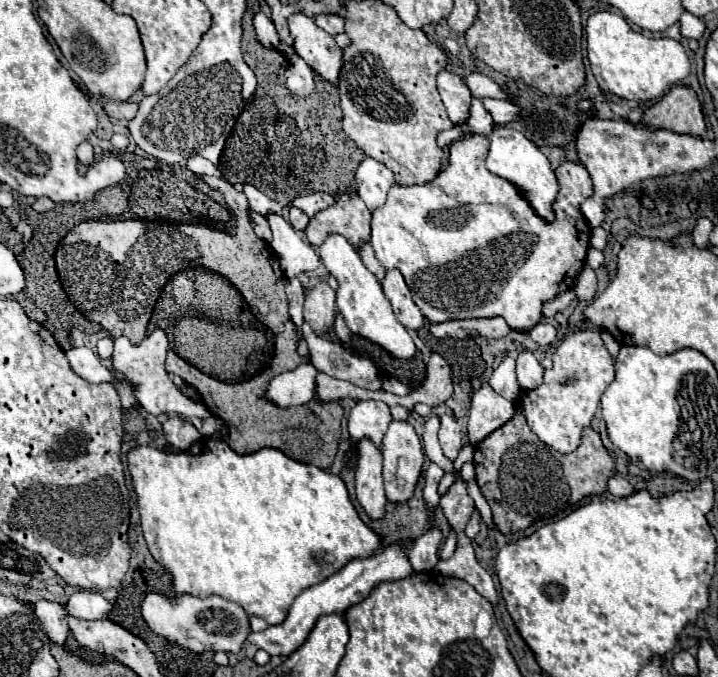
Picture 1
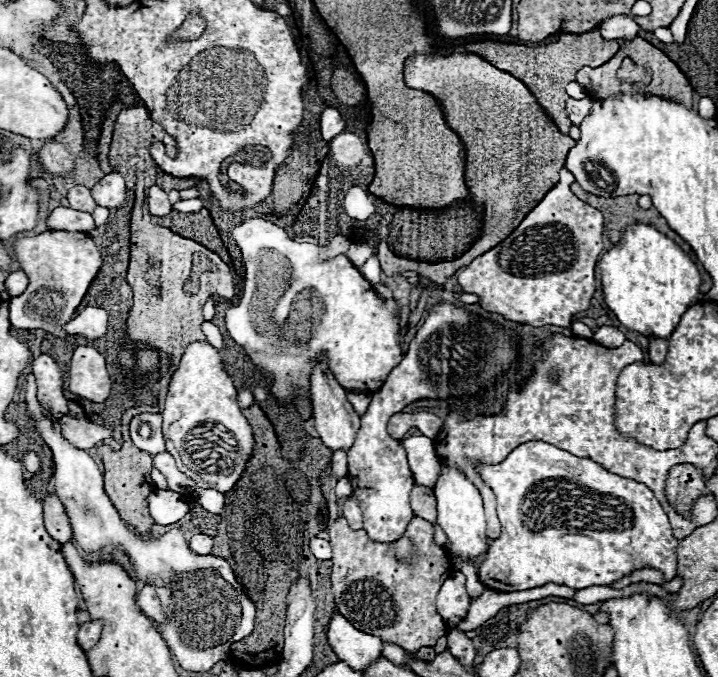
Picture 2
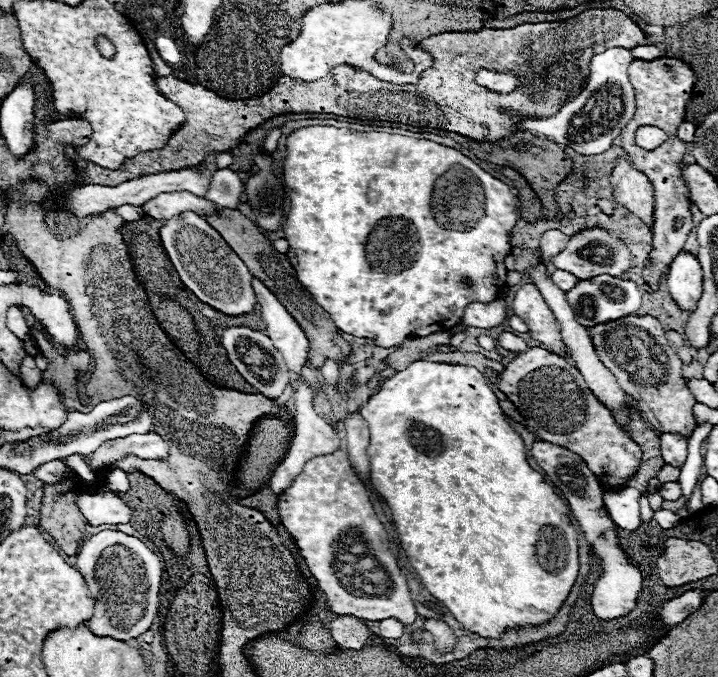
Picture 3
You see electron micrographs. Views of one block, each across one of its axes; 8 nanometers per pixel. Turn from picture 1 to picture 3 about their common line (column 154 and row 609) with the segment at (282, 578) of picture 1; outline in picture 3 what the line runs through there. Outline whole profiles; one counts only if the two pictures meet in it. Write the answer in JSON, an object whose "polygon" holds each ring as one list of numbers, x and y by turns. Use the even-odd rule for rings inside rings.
{"polygon":[[416,360,406,370,396,372,390,380,386,380,378,394,374,394,360,412,368,424,370,430,370,446,368,446,368,458,372,466,372,482,380,496,386,500,386,504,392,510,392,518,400,536,400,544,412,564,412,568,418,572,422,584,430,590,434,598,444,602,444,606,450,610,450,614,470,632,482,636,482,638,502,638,502,634,508,628,518,626,542,626,558,614,564,600,568,598,579,572,578,557,578,532,570,522,568,506,564,500,554,492,554,486,550,486,542,474,530,468,526,460,526,446,522,438,512,430,512,426,506,422,506,414,502,412,498,398,494,396,492,388,488,386,486,378,472,366,462,364,442,364,442,362,426,362]]}

